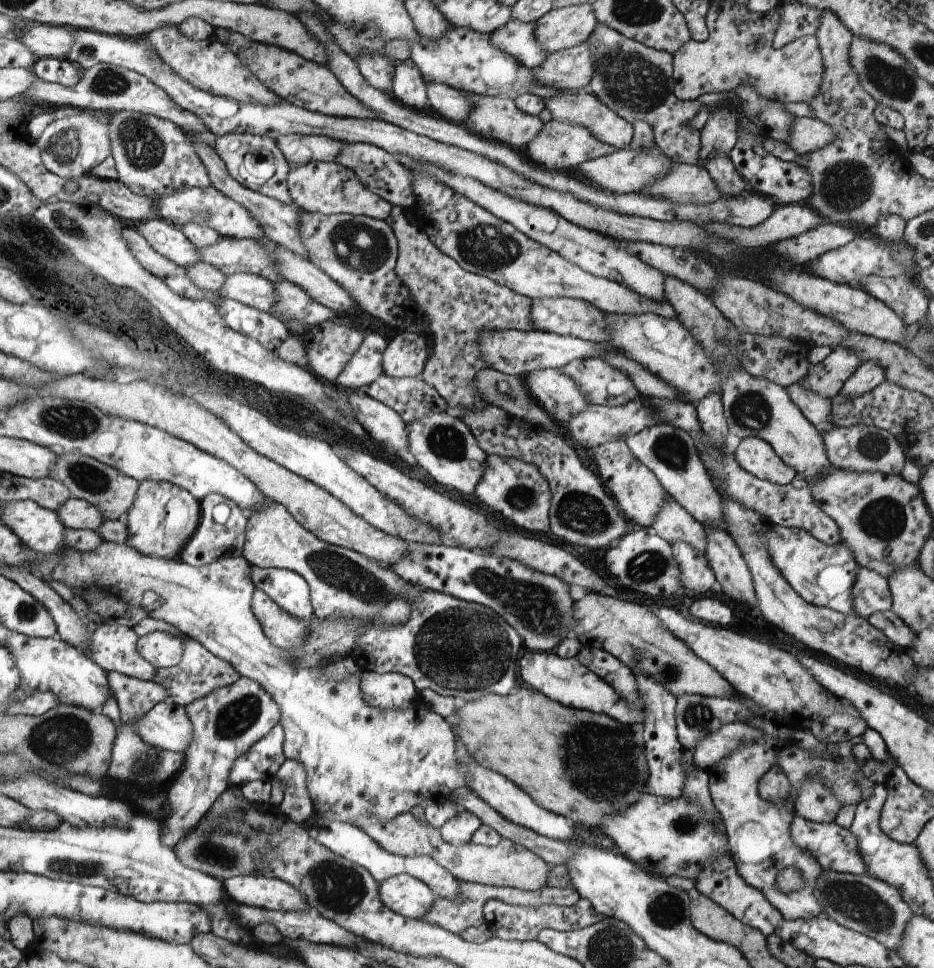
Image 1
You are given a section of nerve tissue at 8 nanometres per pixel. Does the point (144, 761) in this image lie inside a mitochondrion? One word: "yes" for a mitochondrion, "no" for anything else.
yes

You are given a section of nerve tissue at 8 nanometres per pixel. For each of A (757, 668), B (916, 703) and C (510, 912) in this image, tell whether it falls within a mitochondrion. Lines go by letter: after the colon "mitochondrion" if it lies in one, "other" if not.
A: other
B: other
C: other

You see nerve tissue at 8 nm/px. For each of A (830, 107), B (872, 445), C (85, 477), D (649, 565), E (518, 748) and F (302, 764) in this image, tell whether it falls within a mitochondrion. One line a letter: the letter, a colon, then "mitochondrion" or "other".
A: other
B: mitochondrion
C: mitochondrion
D: mitochondrion
E: other
F: other

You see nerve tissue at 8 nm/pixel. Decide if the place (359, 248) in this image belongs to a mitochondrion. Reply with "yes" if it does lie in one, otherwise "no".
yes

